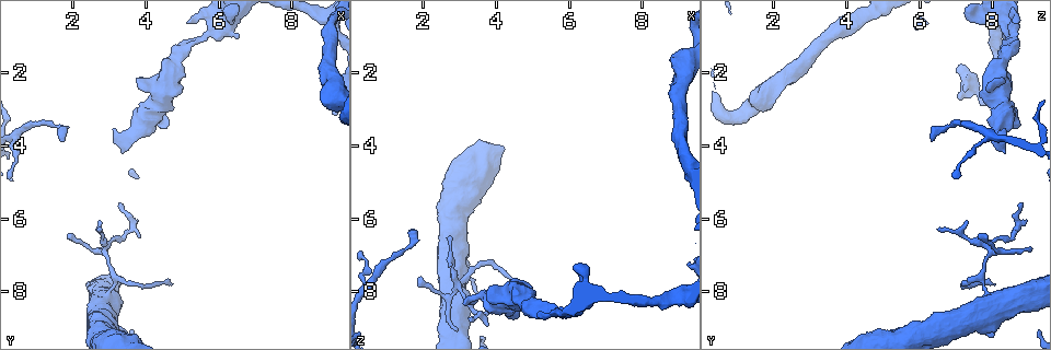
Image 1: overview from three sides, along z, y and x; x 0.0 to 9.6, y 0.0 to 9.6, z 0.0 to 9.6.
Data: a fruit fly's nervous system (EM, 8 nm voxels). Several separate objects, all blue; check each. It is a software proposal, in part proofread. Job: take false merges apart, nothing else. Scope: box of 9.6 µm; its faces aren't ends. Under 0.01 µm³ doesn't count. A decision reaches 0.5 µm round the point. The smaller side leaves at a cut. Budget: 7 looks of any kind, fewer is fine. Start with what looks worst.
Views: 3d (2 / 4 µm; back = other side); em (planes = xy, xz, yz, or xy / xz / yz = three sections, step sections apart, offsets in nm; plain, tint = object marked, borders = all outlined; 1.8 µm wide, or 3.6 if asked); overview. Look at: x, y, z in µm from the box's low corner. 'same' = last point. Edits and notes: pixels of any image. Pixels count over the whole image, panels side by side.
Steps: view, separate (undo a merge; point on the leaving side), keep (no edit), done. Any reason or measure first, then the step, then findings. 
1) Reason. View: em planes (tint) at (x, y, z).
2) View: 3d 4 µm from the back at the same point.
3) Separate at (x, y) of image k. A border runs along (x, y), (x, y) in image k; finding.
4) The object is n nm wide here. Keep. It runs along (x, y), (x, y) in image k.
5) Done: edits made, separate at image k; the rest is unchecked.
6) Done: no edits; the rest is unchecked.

Small branch off a trunk. View: em xz step 8 (tint) at (6.05, 0.75, 8.55).

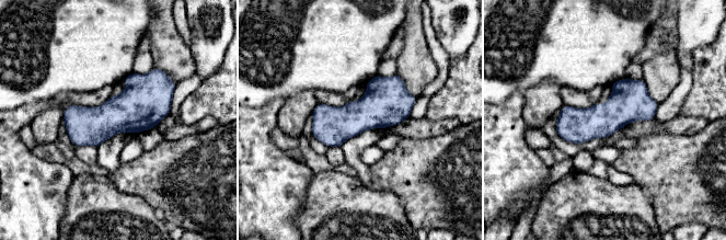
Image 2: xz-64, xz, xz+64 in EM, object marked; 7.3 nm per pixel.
View: em planes (tint) at the same point.

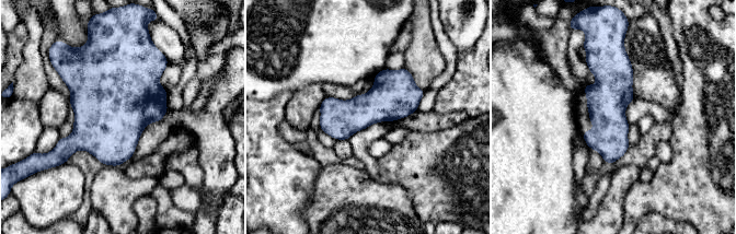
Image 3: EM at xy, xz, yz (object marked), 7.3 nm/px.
Keep. All the same neuron.

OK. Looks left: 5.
A narrow waist. View: 3d 2 µm from the back at (1.45, 3.50, 6.80).

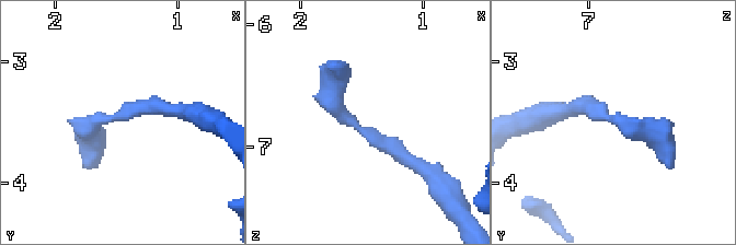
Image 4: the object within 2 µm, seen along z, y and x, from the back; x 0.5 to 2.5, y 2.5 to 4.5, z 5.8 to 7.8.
Now the EM. View: em 3.6 µm planes (tint) at (1.50, 3.48, 6.84).

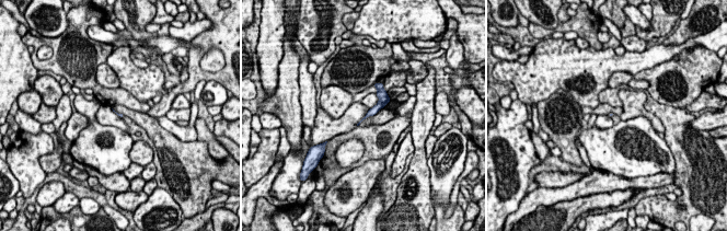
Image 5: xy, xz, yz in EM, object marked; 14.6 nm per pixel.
Keep. Continuous, no second neuron.

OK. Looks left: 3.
Calibre changes. View: em planes (tint) at (3.70, 3.20, 8.30).

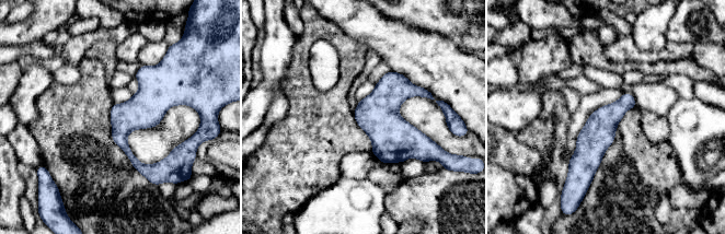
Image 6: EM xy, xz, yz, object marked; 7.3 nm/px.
Keep. It runs along (626, 95), (590, 145), (586, 182) in image 6; continuous, no second neuron.

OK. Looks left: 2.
Done: no edits; the rest is unchecked.

